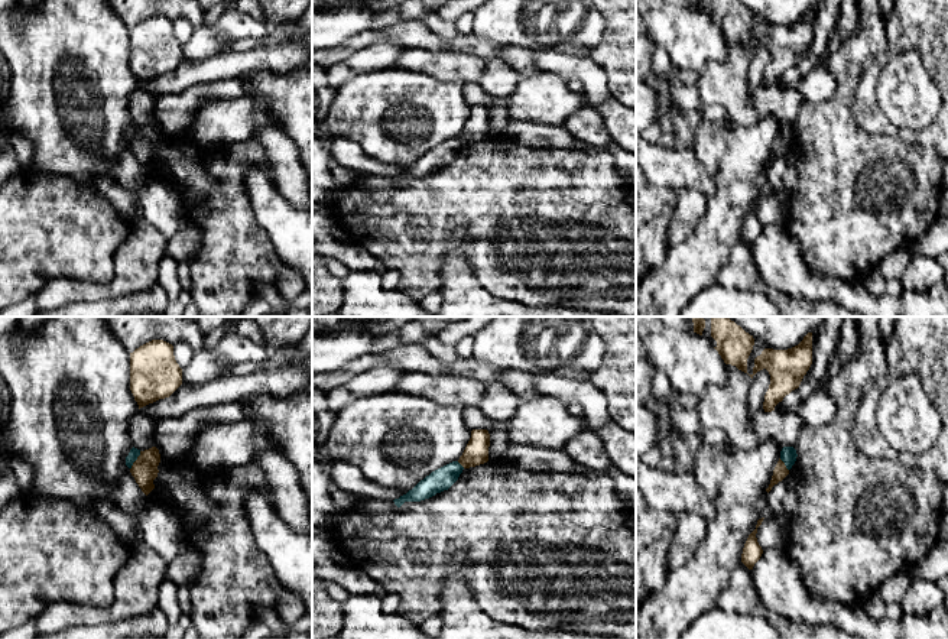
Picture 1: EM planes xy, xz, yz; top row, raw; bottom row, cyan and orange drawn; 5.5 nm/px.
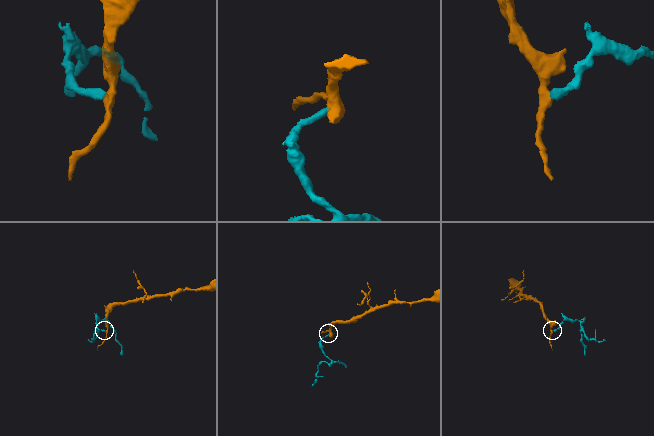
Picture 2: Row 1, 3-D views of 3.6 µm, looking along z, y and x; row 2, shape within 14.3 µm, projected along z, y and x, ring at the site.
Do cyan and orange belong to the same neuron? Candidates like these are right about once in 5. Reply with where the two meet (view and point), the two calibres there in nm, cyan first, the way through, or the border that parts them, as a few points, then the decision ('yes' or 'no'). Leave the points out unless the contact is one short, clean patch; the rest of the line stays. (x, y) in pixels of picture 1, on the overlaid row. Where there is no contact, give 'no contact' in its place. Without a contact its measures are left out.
meets cyan in xy at (136, 459); 60 nm thick on the cyan side, 140 nm on the other; border along xy (140, 451), (130, 469); no

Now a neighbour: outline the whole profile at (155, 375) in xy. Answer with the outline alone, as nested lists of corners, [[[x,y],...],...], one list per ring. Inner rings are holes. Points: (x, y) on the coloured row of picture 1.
[[[152,340],[130,353],[130,390],[139,409],[159,399],[169,398],[182,385],[182,369],[175,360],[173,346]]]

